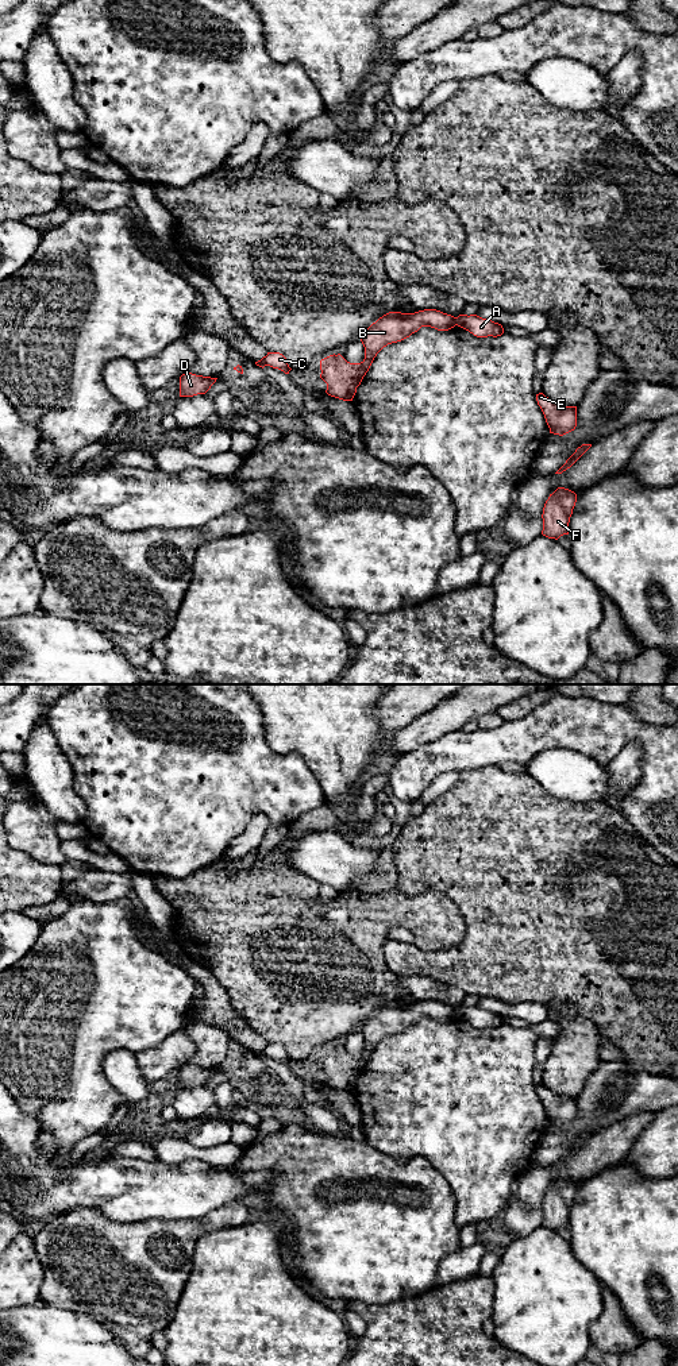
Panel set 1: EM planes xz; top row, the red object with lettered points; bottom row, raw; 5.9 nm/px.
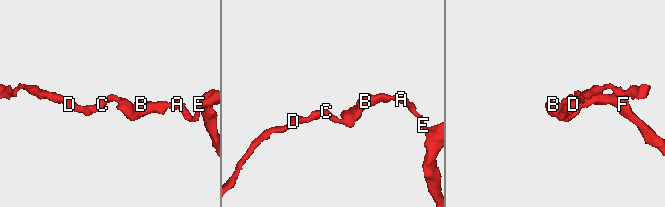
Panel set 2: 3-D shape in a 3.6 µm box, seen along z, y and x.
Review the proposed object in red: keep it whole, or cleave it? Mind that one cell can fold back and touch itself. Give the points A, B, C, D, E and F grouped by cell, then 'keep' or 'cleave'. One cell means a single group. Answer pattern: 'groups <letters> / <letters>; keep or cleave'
groups A E F / B C D; cleave

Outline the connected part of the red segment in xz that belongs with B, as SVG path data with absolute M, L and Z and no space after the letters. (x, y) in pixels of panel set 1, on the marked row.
M436 309L384 315L366 328L359 337L365 347L365 359L361 363L350 363L340 354L320 360L320 378L327 383L325 393L343 401L353 401L357 387L384 347L409 337L421 327L448 331L455 325L457 317Z

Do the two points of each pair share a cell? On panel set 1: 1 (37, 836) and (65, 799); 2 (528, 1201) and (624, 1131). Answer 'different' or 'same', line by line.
1: different
2: same

